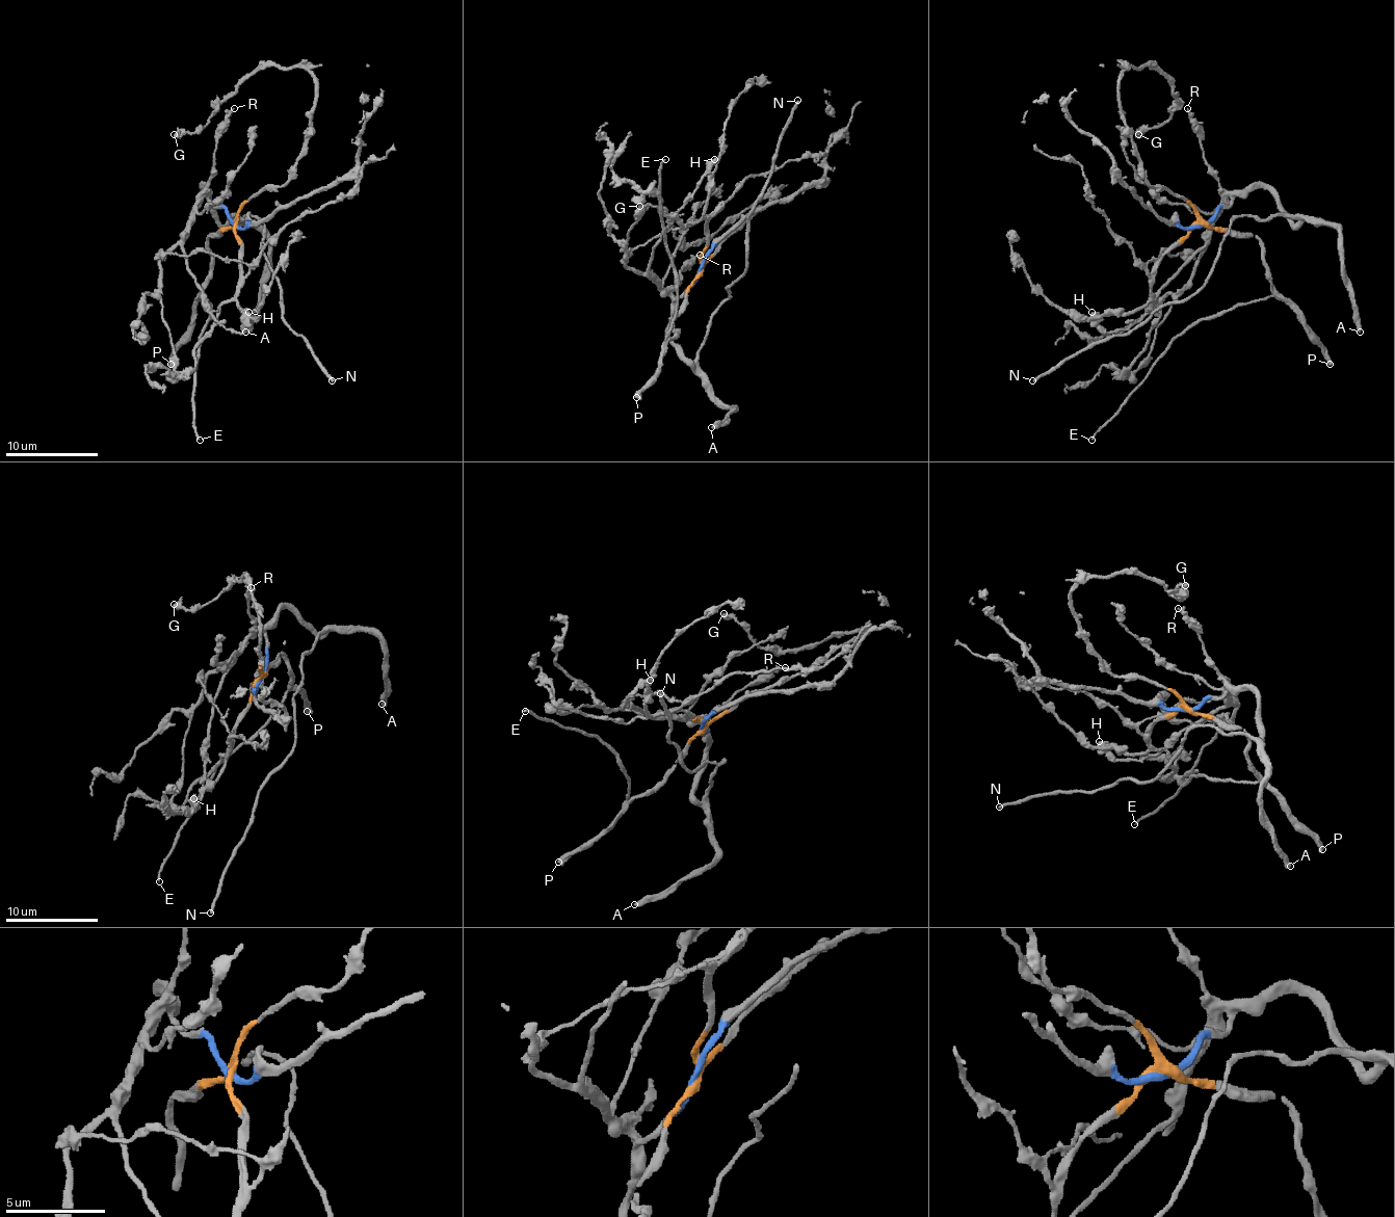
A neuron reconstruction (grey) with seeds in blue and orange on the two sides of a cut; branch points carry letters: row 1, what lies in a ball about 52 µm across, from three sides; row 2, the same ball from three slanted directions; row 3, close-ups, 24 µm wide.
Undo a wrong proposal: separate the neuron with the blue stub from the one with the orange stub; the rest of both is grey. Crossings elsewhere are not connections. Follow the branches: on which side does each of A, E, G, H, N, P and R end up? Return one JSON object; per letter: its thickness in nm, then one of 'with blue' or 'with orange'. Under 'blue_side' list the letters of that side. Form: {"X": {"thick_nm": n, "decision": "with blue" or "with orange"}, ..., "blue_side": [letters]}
{"A": {"thick_nm": 400, "decision": "with blue"}, "E": {"thick_nm": 160, "decision": "with orange"}, "G": {"thick_nm": 380, "decision": "with orange"}, "H": {"thick_nm": 550, "decision": "with blue"}, "N": {"thick_nm": 240, "decision": "with blue"}, "P": {"thick_nm": 400, "decision": "with orange"}, "R": {"thick_nm": 220, "decision": "with blue"}, "blue_side": ["A", "H", "N", "R"]}

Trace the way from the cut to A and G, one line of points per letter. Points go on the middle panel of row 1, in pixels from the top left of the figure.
A: (700, 268), (695, 280), (675, 300), (667, 333), (691, 370), (735, 408), (712, 427)
G: (703, 268), (718, 247), (769, 202), (781, 185), (705, 238), (682, 243), (658, 208), (640, 206)

